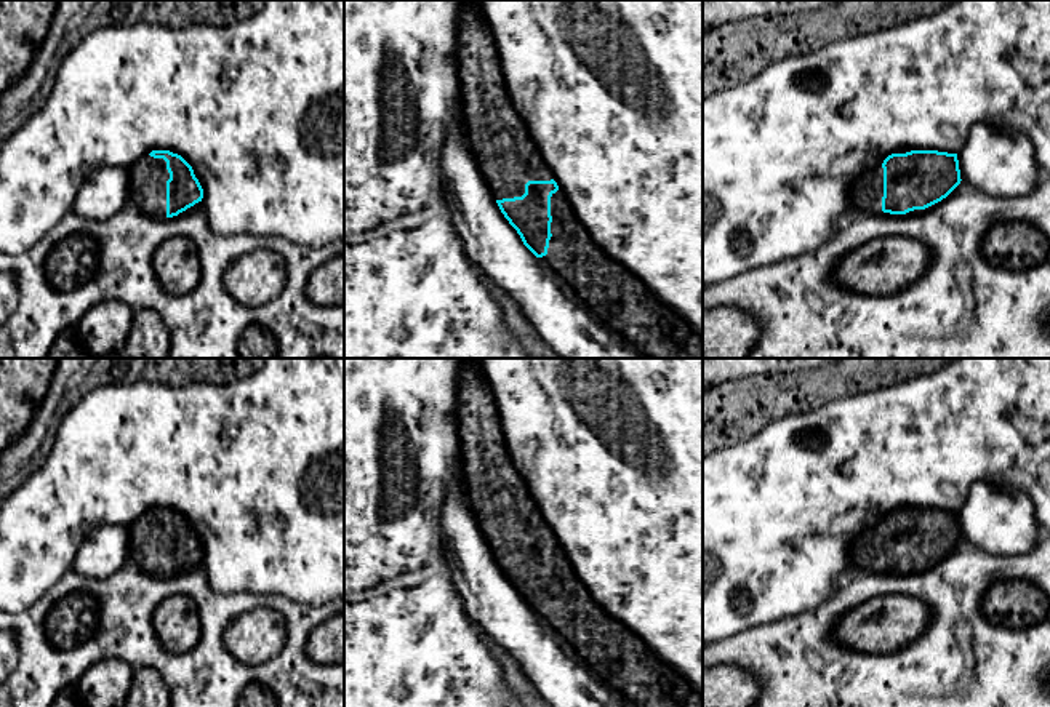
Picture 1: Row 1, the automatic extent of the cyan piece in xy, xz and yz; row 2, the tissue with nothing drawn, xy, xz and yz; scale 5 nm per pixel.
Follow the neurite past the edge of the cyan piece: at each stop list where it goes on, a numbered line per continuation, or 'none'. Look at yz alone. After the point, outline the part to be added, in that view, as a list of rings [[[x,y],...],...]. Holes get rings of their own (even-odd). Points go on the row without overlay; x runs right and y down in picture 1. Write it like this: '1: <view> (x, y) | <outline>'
1: yz (868, 551) | [[[882,523],[874,525],[866,531],[853,545],[853,568],[872,568],[882,569],[884,555],[884,526]]]

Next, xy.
1: xy (148, 535) | [[[144,512],[128,529],[130,558],[144,573],[166,576],[166,539],[170,537],[166,520]]]

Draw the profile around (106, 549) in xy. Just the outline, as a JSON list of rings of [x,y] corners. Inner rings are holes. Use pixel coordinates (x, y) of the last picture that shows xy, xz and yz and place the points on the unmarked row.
[[[102,525],[78,547],[72,571],[91,579],[112,576],[130,558],[128,526]]]

